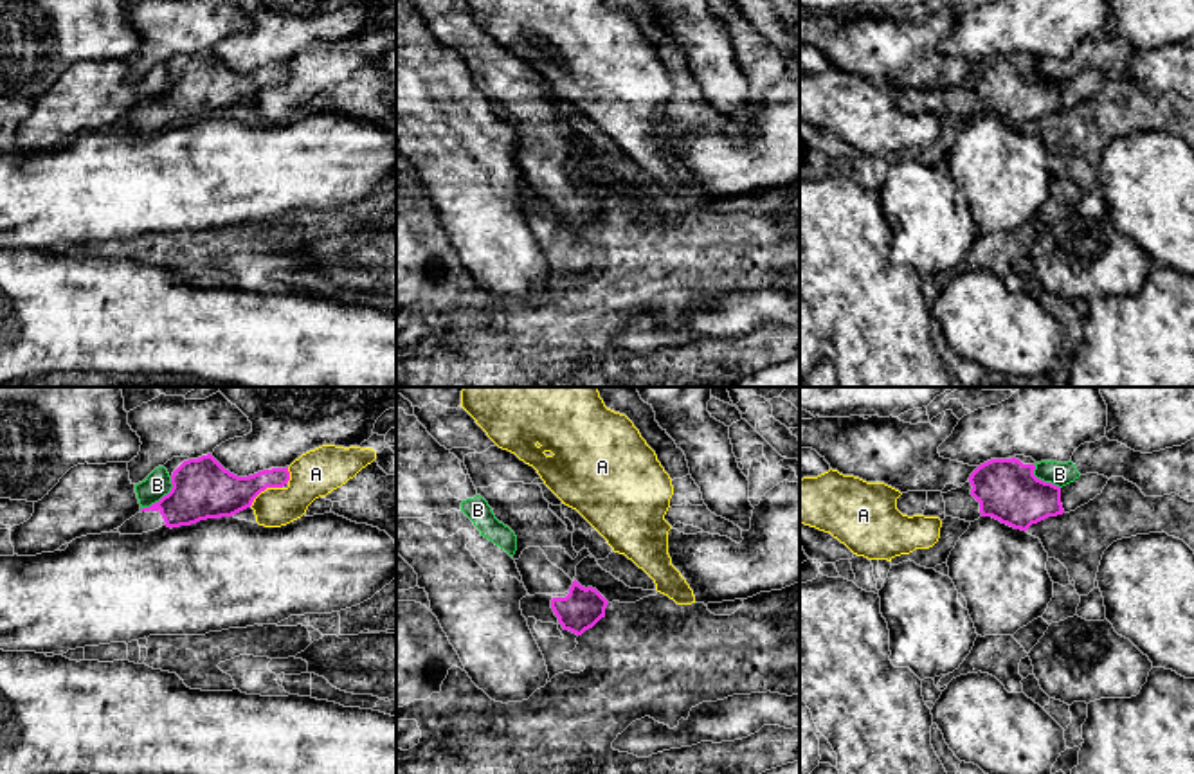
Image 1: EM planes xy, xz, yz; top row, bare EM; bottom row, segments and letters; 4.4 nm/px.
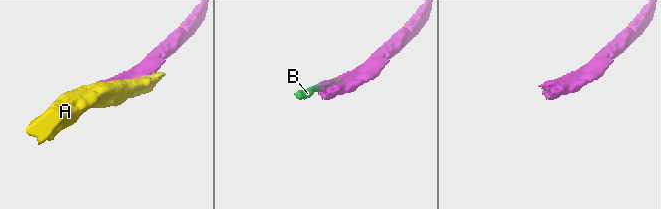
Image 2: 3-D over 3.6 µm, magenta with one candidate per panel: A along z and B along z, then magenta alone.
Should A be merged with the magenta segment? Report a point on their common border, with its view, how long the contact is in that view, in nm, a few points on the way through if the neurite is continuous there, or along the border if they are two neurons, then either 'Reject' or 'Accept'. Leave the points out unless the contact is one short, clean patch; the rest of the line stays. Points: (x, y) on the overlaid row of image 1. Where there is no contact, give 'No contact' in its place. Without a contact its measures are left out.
Touches magenta at xy (263, 490). Shared border 180 nm. Reject

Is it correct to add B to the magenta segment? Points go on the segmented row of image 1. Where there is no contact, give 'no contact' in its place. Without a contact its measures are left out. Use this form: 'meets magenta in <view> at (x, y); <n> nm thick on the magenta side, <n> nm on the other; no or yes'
meets magenta in xy at (162, 497); 280 nm thick on the magenta side, 120 nm on the other; no

